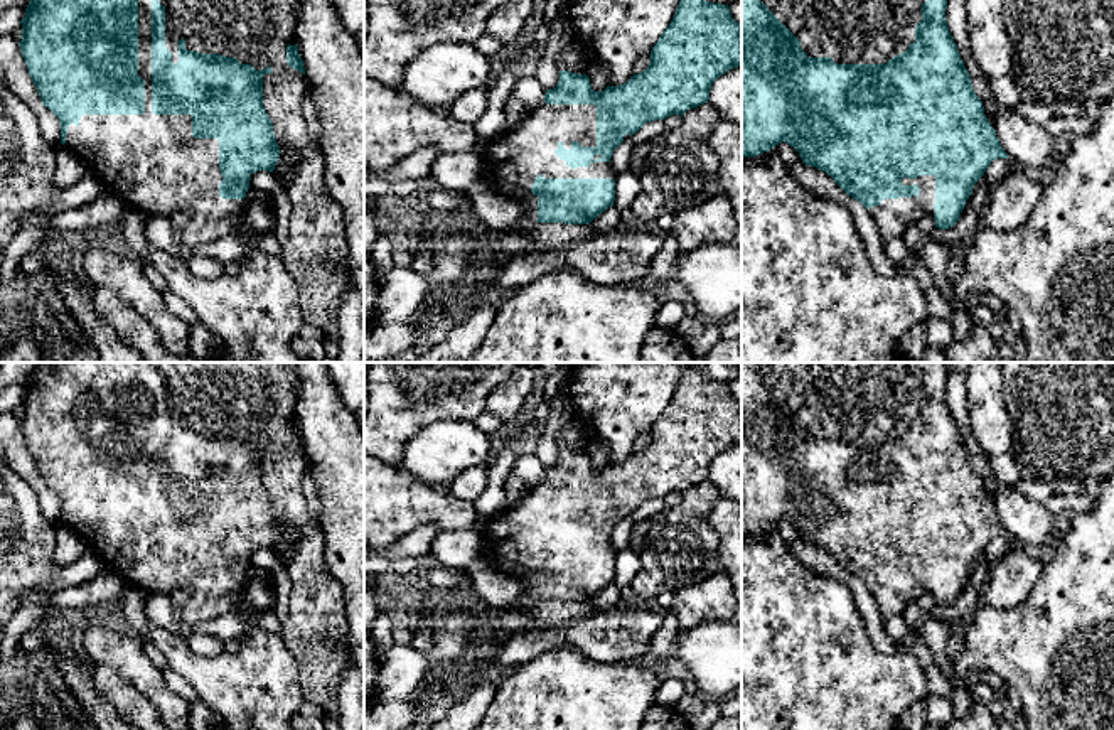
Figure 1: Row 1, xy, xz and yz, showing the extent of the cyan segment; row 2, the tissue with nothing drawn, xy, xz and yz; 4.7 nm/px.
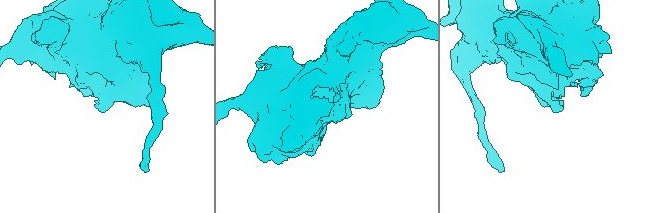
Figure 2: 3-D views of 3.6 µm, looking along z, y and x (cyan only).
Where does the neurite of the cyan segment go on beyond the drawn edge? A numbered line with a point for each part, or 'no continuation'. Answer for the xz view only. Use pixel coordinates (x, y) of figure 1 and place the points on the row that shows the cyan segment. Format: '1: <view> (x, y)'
1: xz (513, 161)

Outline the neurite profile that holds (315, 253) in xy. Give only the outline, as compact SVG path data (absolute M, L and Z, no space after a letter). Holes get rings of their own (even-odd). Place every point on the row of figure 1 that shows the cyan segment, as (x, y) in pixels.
M287 67L263 76L263 106L273 123L280 147L275 177L280 191L290 197L288 239L280 246L280 260L298 283L298 305L305 325L320 332L327 356L339 356L339 310L344 292L352 282L349 271L349 246L342 206L325 185L325 157L320 142L312 135L302 103L308 93L303 72Z

